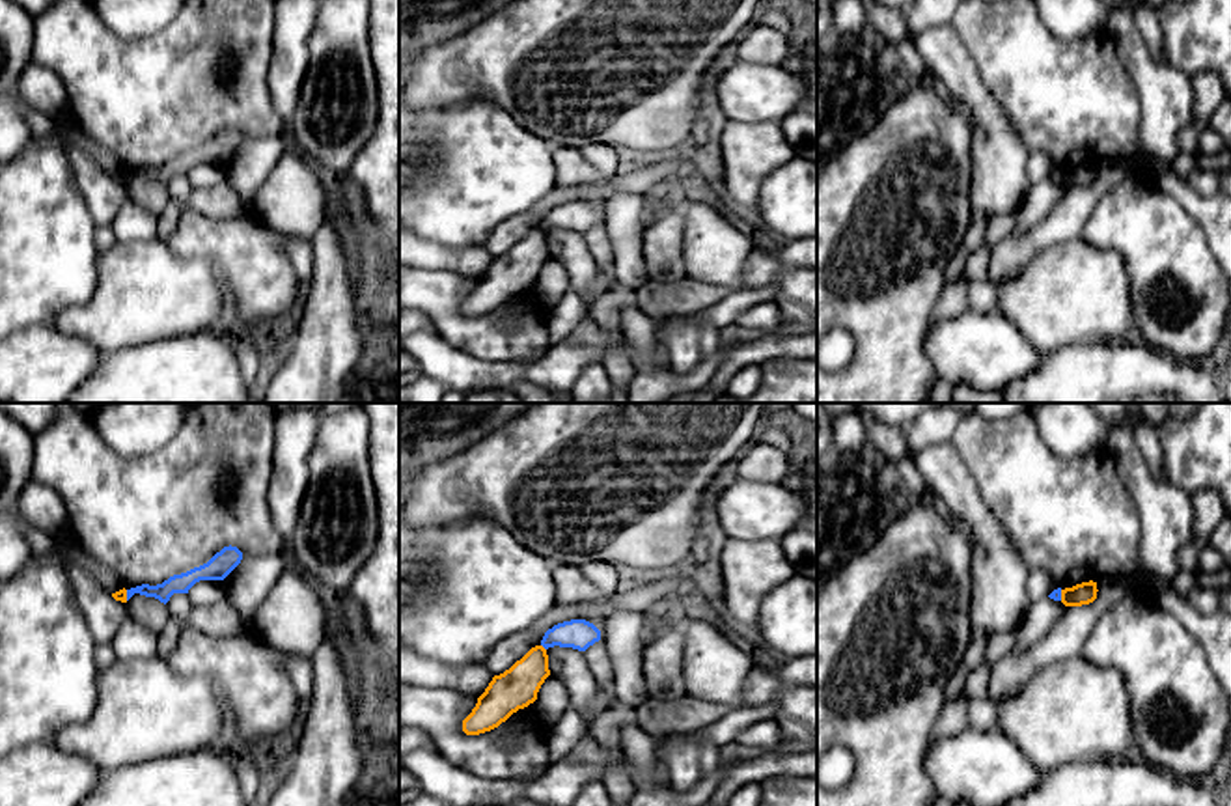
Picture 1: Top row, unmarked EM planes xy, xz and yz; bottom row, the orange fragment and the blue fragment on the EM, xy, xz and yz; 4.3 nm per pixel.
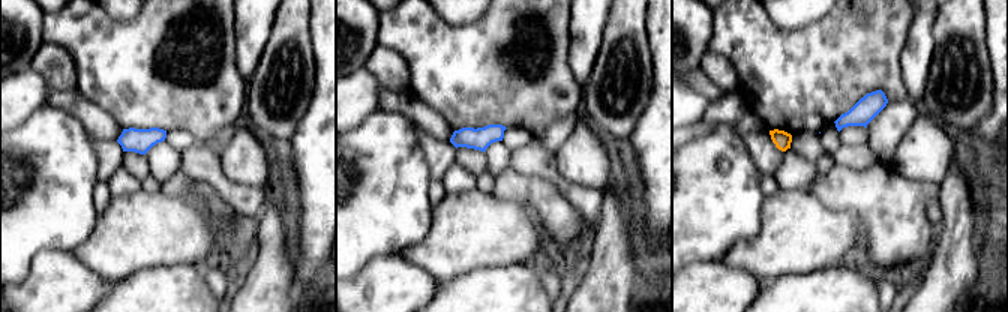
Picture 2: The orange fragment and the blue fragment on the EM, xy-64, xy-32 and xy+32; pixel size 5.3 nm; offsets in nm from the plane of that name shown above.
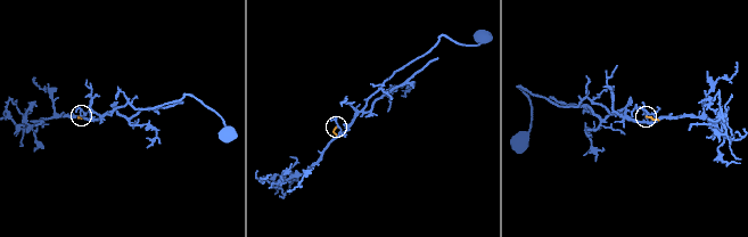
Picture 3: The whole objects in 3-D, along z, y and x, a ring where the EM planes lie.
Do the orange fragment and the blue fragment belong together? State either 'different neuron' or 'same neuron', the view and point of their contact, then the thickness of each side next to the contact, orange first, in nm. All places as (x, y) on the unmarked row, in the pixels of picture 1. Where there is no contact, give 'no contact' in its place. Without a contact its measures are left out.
different neuron; contact xz (543, 230); calibres 180 and 130 nm

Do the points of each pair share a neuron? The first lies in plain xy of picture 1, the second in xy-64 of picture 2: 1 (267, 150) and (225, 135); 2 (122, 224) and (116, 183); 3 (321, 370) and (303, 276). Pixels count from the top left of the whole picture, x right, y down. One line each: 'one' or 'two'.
1: one
2: one
3: two

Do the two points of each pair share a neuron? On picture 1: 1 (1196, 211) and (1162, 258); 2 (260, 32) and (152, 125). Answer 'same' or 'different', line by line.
1: different
2: same

